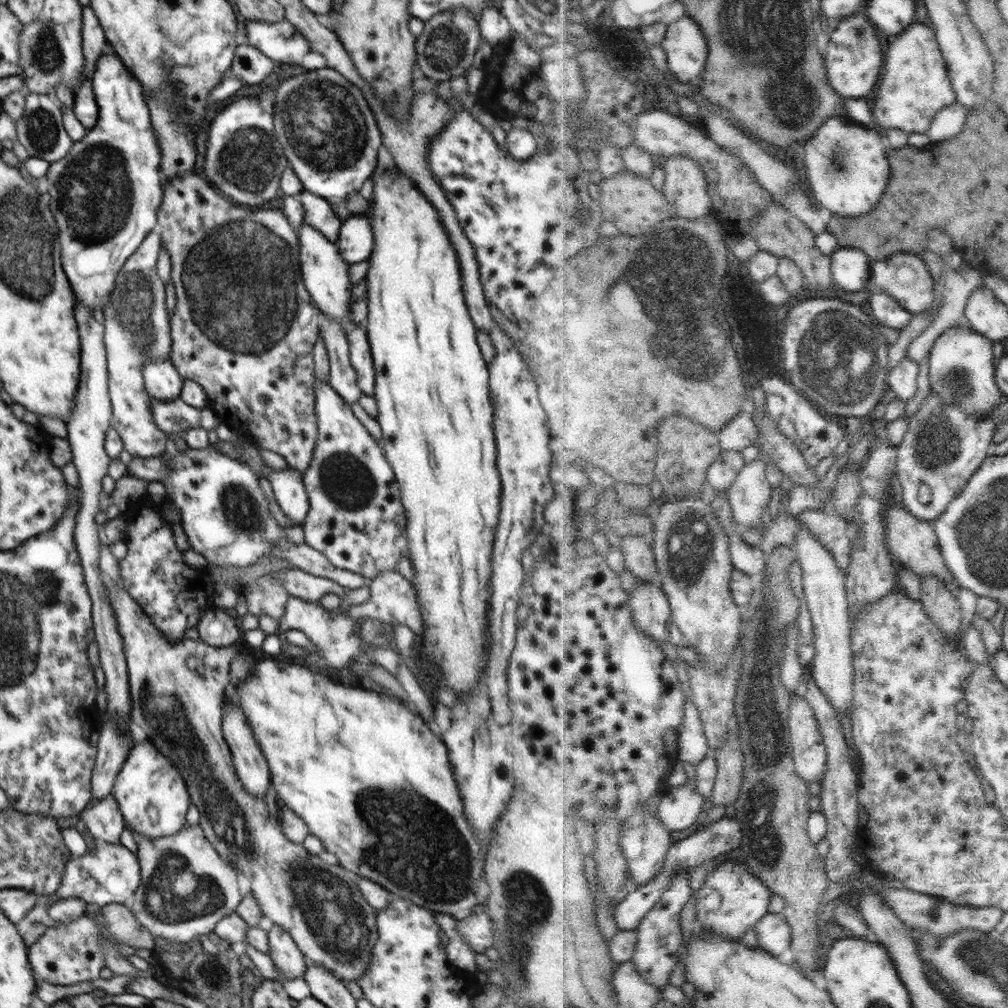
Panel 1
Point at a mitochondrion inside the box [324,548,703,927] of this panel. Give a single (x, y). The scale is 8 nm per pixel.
(432, 861)

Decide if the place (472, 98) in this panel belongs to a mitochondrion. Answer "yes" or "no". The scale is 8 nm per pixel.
no

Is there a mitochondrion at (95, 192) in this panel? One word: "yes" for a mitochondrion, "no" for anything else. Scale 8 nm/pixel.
yes

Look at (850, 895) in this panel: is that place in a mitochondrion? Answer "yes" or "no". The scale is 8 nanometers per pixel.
no

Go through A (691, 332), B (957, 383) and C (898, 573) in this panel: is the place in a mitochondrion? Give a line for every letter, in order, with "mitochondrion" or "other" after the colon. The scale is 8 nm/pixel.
A: mitochondrion
B: mitochondrion
C: other

